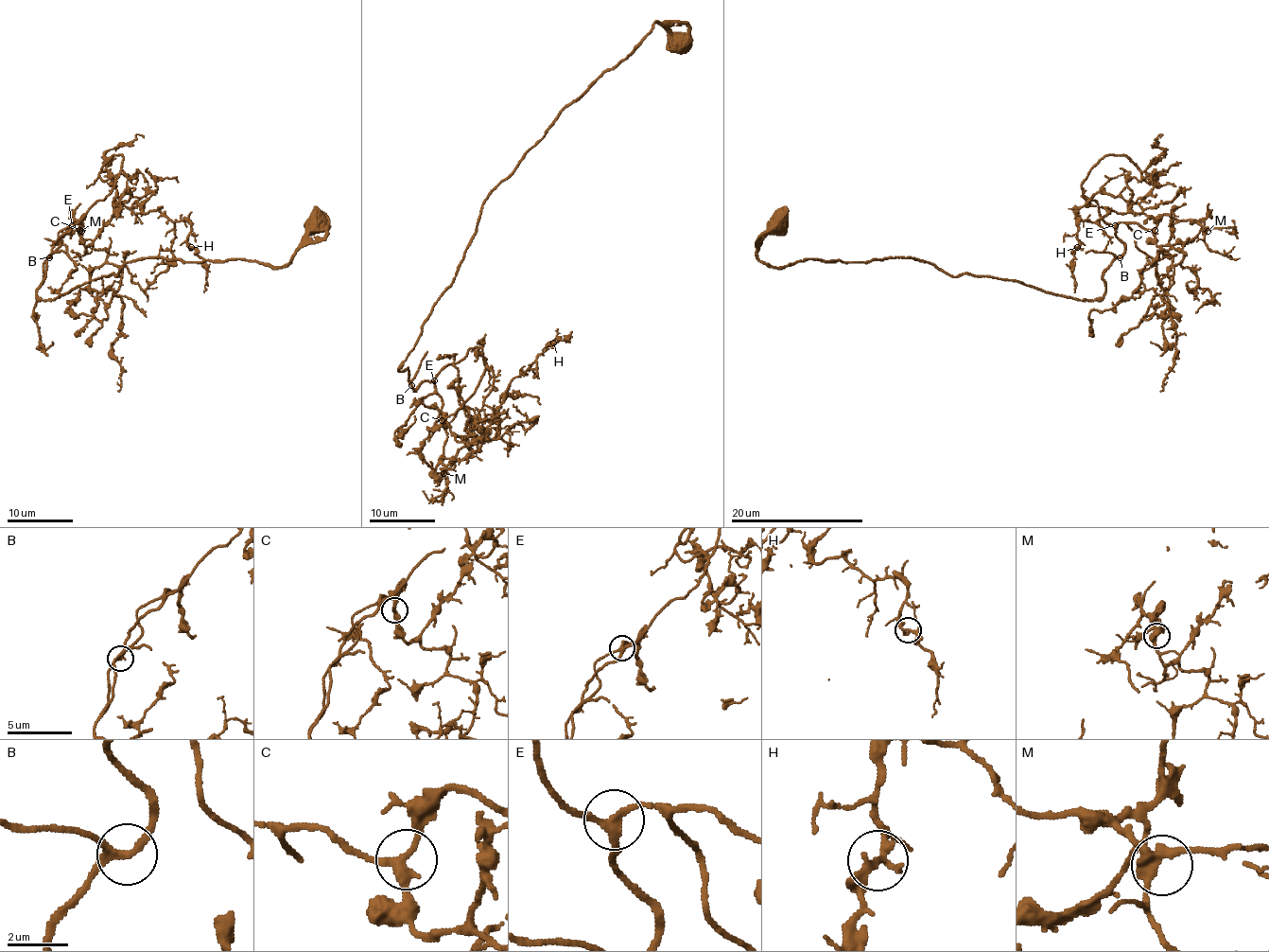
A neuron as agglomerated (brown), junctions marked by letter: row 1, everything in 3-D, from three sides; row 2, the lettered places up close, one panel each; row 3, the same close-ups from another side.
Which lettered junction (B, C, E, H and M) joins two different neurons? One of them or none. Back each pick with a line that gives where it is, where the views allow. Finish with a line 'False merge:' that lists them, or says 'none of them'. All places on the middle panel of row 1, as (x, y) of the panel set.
False merge: none of them

